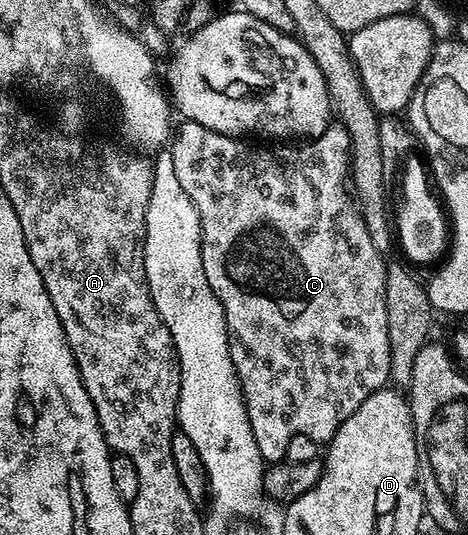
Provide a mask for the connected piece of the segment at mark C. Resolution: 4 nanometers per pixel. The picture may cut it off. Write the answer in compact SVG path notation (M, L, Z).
M193 120L181 123L181 128L175 129L174 135L170 140L170 151L174 158L174 174L178 178L178 183L182 186L182 190L186 194L190 194L190 202L194 202L194 206L198 210L198 218L200 219L200 249L202 250L202 270L206 270L206 282L210 282L210 290L214 290L214 294L218 298L218 302L222 302L222 310L226 318L226 326L228 327L228 349L230 350L230 358L234 362L234 370L238 374L238 382L240 389L244 395L244 405L246 406L246 414L250 418L250 430L254 430L254 442L258 442L258 454L262 454L262 458L269 465L279 464L284 460L286 454L286 446L290 442L290 438L294 438L294 434L306 434L306 438L314 438L317 442L327 442L338 430L338 426L342 426L342 422L346 422L346 418L350 418L350 414L354 414L354 410L358 410L358 406L362 406L362 402L366 402L366 398L370 398L370 394L374 394L378 389L385 387L390 380L390 334L386 330L386 274L388 273L388 264L386 263L385 253L379 252L377 247L373 245L373 239L366 228L366 222L357 208L353 199L353 193L350 191L349 181L349 160L351 158L351 140L350 134L344 129L339 122L333 122L328 125L328 129L320 136L309 139L301 148L284 148L288 146L272 146L276 148L255 148L255 143L245 142L243 139L235 136L223 136L220 132L210 130L206 126L202 126Z

